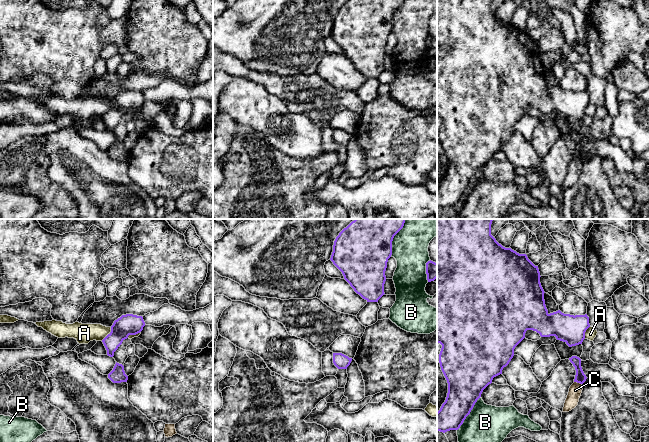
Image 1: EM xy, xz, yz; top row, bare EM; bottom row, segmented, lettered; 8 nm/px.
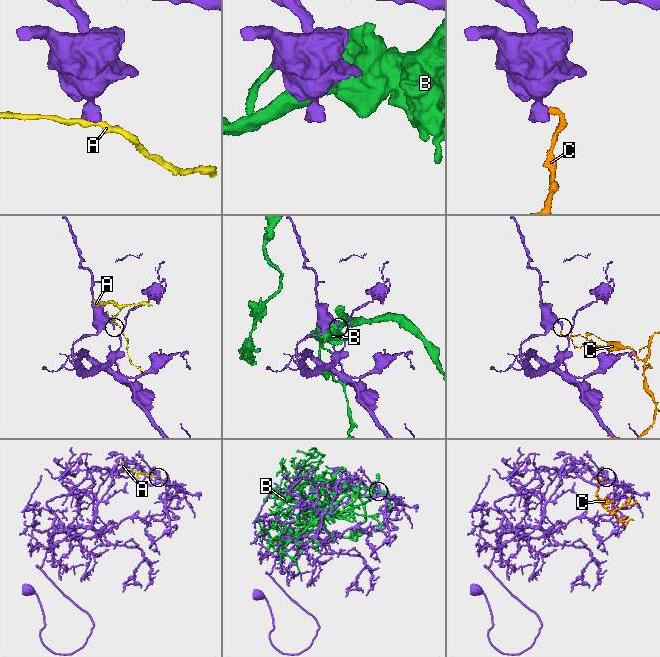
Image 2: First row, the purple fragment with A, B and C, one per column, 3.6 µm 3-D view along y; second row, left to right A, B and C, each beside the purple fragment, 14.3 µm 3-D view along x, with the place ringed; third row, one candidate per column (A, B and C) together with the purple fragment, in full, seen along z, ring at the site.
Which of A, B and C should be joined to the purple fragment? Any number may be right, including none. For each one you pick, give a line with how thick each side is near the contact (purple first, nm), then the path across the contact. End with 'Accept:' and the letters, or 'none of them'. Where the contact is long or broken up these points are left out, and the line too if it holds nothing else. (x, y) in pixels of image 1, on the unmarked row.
Accept: none of them

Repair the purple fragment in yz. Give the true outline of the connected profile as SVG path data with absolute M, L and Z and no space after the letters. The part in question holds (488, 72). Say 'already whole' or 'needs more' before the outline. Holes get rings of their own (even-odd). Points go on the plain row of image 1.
already whole | M437 0L437 119L442 121L439 130L441 146L448 159L448 169L445 178L437 188L437 207L447 208L458 206L466 193L470 190L483 166L492 159L494 153L502 150L514 132L515 123L525 114L527 106L533 106L541 113L555 112L557 116L565 118L569 123L582 120L585 108L590 103L589 93L585 91L564 90L560 86L548 89L544 76L544 66L540 59L540 48L526 30L519 30L511 24L505 24L491 11L491 0Z

